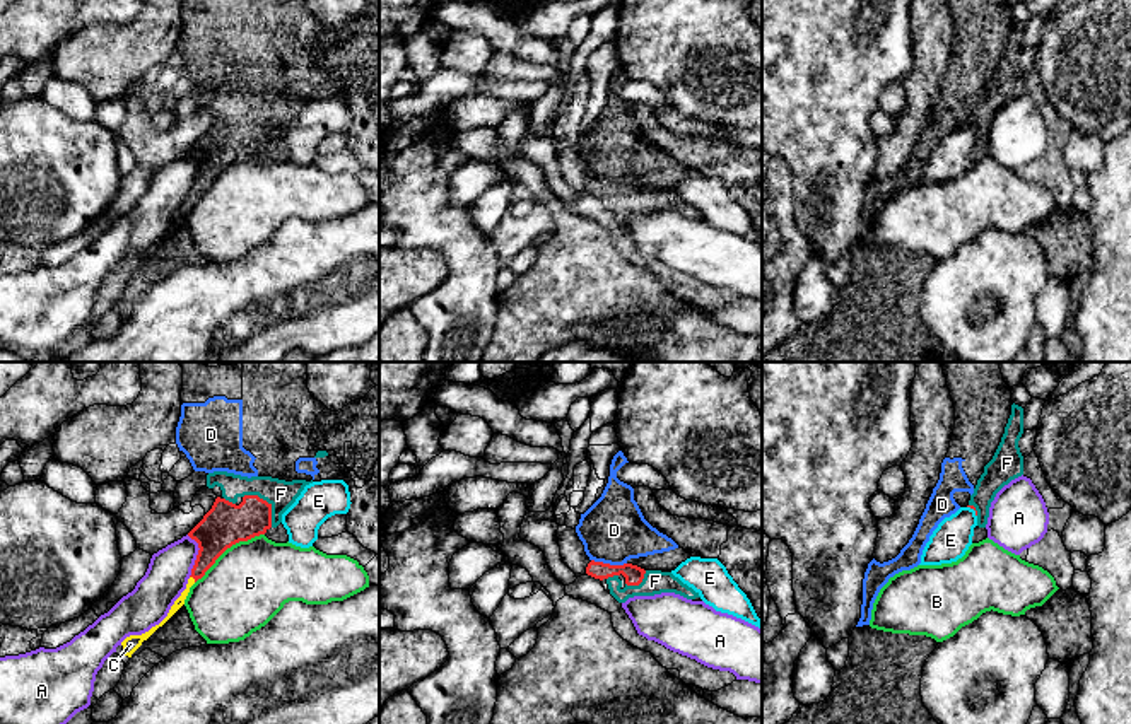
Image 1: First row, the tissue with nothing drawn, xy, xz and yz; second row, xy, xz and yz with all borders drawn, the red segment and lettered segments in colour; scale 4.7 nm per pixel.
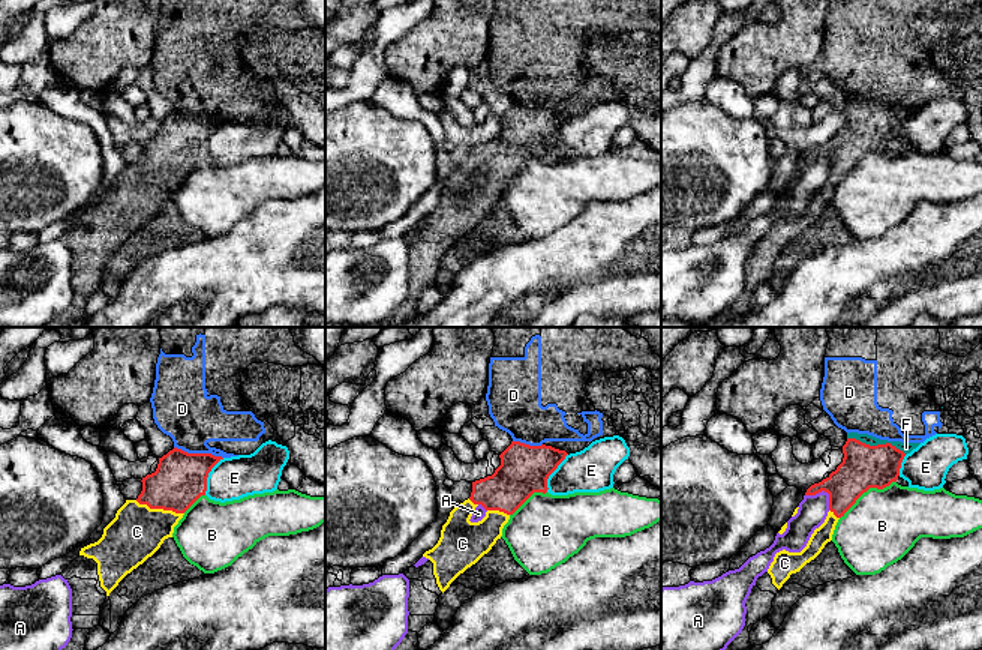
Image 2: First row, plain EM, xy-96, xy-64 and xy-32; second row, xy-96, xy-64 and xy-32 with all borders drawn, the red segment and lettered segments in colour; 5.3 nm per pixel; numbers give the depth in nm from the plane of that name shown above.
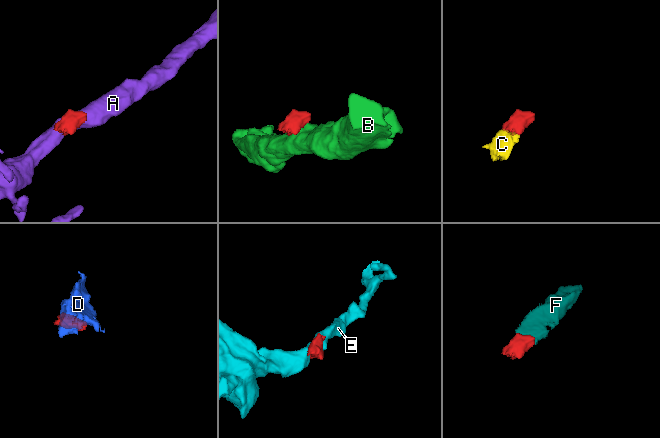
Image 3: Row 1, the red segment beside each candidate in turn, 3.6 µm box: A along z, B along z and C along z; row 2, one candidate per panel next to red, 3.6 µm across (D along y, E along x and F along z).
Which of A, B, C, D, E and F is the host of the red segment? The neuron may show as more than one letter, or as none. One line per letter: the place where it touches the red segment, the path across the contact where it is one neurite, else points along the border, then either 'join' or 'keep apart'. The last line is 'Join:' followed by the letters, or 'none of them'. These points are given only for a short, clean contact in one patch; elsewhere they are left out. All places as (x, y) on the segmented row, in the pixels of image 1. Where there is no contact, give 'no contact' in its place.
A: meets red in xy at (197, 555); keep apart
B: meets red in xy at (228, 547); border along xy (263, 533), (233, 543), (195, 583); keep apart
C: meets red in xy at (193, 578); runs through xy (217, 531), (207, 557), (193, 578), (180, 601); join
D: meets red in xz at (609, 564); border along xz (591, 559), (626, 564); keep apart
E: meets red in yz at (974, 509); border along yz (967, 506), (976, 516); keep apart
F: meets red in xy at (269, 504); runs through xy (224, 525), (246, 521), (269, 504), (281, 494); join
Join: C, F

